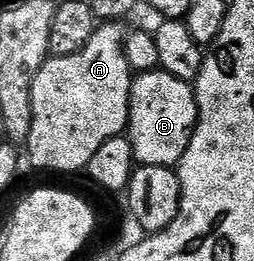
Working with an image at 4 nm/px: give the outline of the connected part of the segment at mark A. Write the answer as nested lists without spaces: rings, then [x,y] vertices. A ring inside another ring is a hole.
[[[119,22],[100,23],[93,38],[77,54],[51,56],[41,66],[31,87],[33,126],[25,145],[33,167],[82,173],[109,138],[128,131],[133,73],[123,51],[123,27]]]

